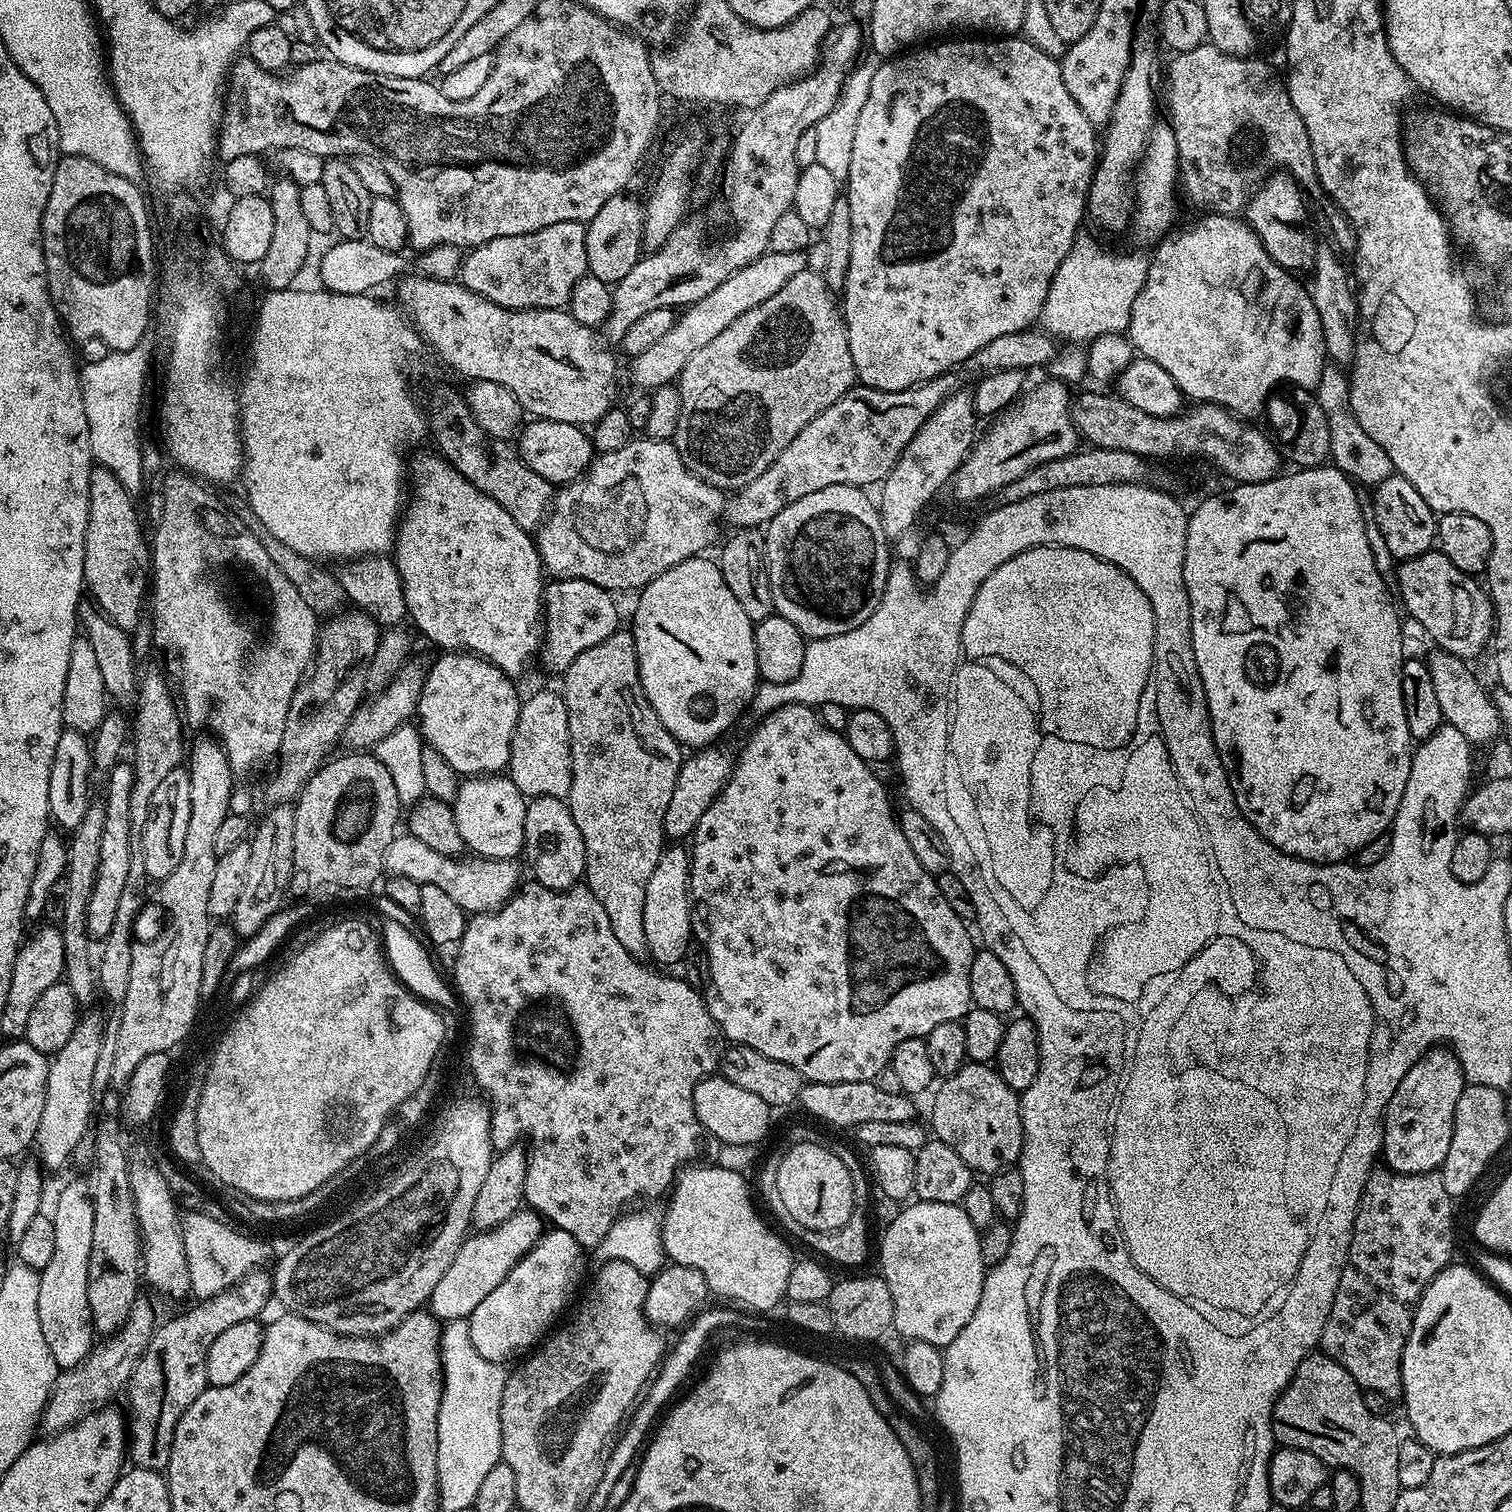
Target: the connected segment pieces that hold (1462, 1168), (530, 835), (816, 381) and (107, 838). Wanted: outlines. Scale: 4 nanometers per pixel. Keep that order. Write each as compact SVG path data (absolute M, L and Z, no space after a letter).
M1468 1084L1462 1098L1458 1098L1458 1106L1454 1110L1454 1134L1450 1138L1450 1151L1446 1153L1444 1163L1438 1171L1442 1178L1442 1186L1446 1186L1446 1194L1454 1198L1464 1196L1476 1184L1476 1179L1488 1168L1488 1163L1499 1154L1508 1140L1508 1104L1504 1101L1505 1093L1494 1086L1478 1086Z
M533 796L526 806L526 822L524 823L523 859L528 859L532 867L535 883L546 886L550 890L564 892L567 888L577 887L584 880L586 866L586 846L582 842L582 834L570 814L567 803L559 796Z
M805 270L794 274L794 278L790 278L790 282L786 282L786 286L778 290L778 294L766 298L762 306L754 306L754 310L746 310L742 318L734 318L734 322L730 322L730 326L726 326L726 330L722 330L718 338L706 342L702 350L697 350L690 357L690 362L686 362L686 366L679 374L680 413L674 443L684 465L698 478L702 478L702 482L710 486L721 490L729 490L728 488L739 490L754 482L754 478L758 478L758 474L762 474L762 470L772 465L774 458L778 458L778 454L782 454L782 450L786 450L786 446L790 446L790 442L798 438L798 433L804 427L810 426L810 422L814 422L814 418L818 418L818 414L822 414L826 406L838 402L838 398L842 398L857 383L854 358L850 358L848 332L844 329L844 318L838 307L837 297L826 286L823 275L819 271L812 271Z
M118 762L112 771L107 773L108 797L103 797L105 808L105 825L102 833L101 857L98 861L97 877L94 878L93 893L90 894L85 924L88 935L92 938L105 938L110 934L117 913L118 902L121 901L122 888L130 867L130 794L135 774L133 765Z

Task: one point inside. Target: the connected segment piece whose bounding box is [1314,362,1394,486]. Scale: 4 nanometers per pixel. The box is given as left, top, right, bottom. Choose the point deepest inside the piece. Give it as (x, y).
(1361, 458)

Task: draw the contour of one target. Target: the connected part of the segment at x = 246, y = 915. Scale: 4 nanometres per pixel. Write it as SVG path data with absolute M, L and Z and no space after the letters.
M277 804L267 809L264 821L255 825L250 836L250 866L246 870L246 882L242 885L242 894L238 897L236 911L230 917L232 928L237 937L247 938L265 926L275 912L285 907L288 899L288 887L294 877L294 822L296 809L292 804Z

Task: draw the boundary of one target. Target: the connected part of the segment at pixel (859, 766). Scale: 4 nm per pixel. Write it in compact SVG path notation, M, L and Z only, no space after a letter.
M787 704L781 708L775 708L773 712L768 713L759 721L760 725L752 732L752 737L744 744L740 756L735 757L732 765L732 773L726 782L726 786L710 802L706 814L698 818L698 826L692 832L690 837L690 859L688 862L688 894L692 906L692 934L693 937L704 948L710 962L710 982L706 989L706 999L708 1009L714 1018L714 1022L720 1027L723 1039L732 1044L741 1044L750 1050L758 1050L758 1054L766 1054L766 1058L774 1058L774 1062L786 1062L786 1066L794 1066L798 1074L804 1077L805 1081L813 1084L829 1084L830 1082L866 1082L875 1081L876 1076L883 1068L889 1067L892 1063L892 1055L898 1046L898 1042L906 1042L906 1038L926 1038L934 1026L941 1022L950 1022L951 1020L963 1021L964 1015L968 1009L973 1007L970 998L970 966L972 959L978 951L977 945L972 945L972 936L968 933L969 925L960 919L954 910L950 910L950 902L942 898L942 890L938 890L936 877L928 873L914 858L914 850L906 842L900 829L900 821L897 813L892 813L892 804L888 801L888 792L884 789L884 784L875 776L873 765L867 764L854 750L850 750L850 742L841 733L828 728L820 720L817 709L807 704Z

